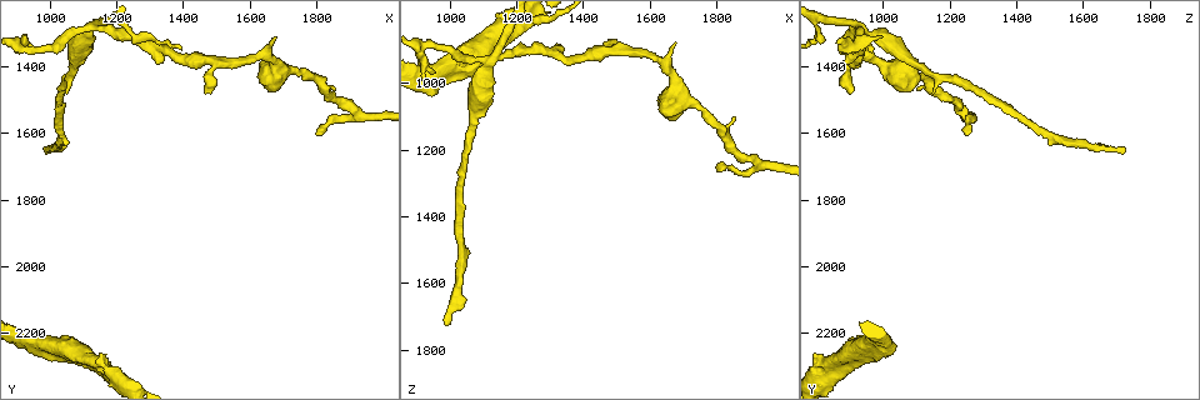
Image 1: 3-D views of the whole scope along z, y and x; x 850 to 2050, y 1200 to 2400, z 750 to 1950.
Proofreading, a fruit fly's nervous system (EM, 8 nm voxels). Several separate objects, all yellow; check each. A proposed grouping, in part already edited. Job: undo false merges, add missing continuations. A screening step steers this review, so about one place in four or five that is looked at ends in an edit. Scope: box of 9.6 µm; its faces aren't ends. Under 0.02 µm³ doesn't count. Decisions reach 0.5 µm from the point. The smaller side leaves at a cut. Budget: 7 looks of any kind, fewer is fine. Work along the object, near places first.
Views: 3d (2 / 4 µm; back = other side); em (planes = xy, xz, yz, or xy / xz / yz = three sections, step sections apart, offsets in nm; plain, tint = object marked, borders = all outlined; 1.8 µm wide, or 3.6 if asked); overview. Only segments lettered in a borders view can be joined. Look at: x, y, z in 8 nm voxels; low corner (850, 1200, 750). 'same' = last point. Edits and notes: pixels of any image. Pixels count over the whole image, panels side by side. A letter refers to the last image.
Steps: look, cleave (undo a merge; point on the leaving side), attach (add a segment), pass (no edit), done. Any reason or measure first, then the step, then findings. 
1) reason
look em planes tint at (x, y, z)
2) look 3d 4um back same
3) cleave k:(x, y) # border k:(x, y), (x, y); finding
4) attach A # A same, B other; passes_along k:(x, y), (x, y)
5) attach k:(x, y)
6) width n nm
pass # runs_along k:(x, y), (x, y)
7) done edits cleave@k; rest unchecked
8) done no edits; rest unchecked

sudden change in width
look 3d 4um at (1160, 2290, 820)

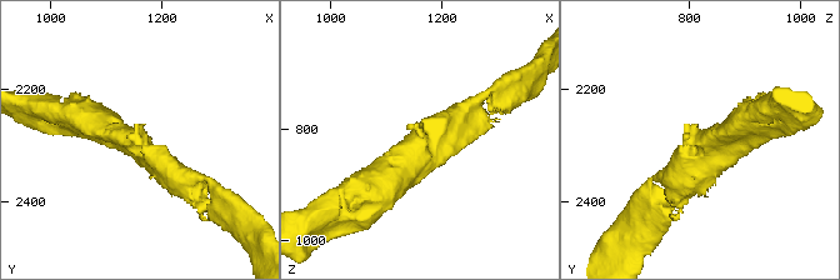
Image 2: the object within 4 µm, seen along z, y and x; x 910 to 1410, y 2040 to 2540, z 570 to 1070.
arm_widths 440, 460 nm
look em 3.6um planes borders at (1150, 2295, 835)

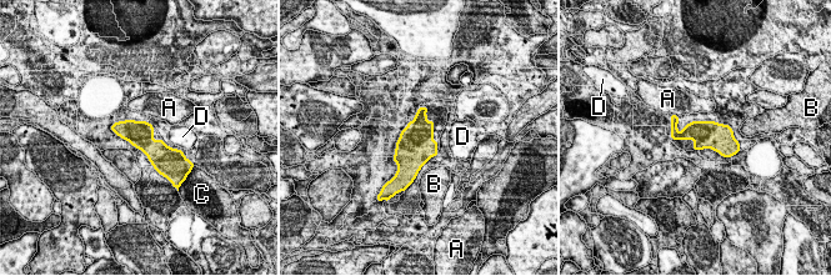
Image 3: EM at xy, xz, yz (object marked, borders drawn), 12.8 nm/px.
width 360 nm
pass # A other, B other, C other, D other; border 3:(671, 114), (677, 116); all the same neuron

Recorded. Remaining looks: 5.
four-way junction
look 3d 2um at (1110, 1280, 930)

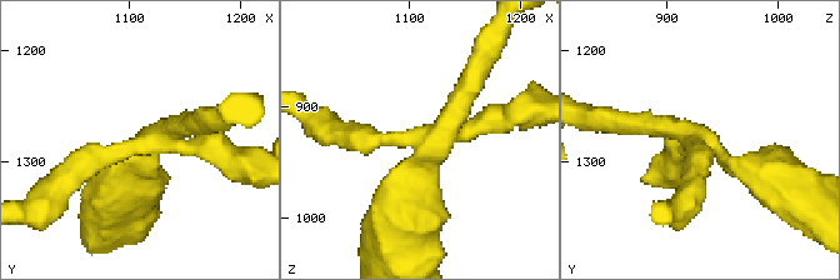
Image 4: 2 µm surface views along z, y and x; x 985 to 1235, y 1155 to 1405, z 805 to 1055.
arms 4; now the EM
look em 3.6um planes borders at (1116, 1284, 934)

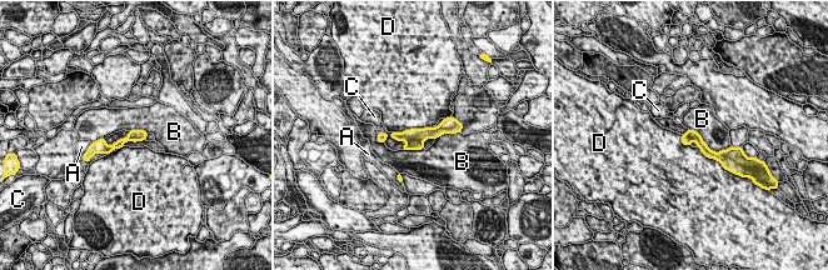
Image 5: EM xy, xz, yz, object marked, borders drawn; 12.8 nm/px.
cleave 5:(413, 144) # A other, B other, C other, D other; part_leaving 5:(691, 133), (712, 155), (723, 159); two neurons meet here

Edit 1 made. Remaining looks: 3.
free end
look em planes borders at (1480, 1480, 900)

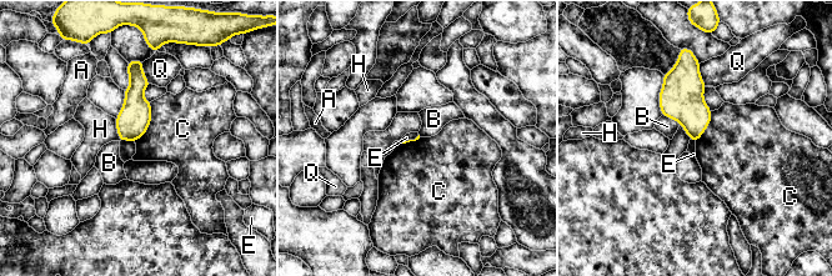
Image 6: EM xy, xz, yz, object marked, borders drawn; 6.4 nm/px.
pass # A other, B other, C other, E other, H other, Q other; border 6:(150, 103), (150, 124), (135, 141); none of them fits

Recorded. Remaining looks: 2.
done edits cleave@5; rest unchecked

